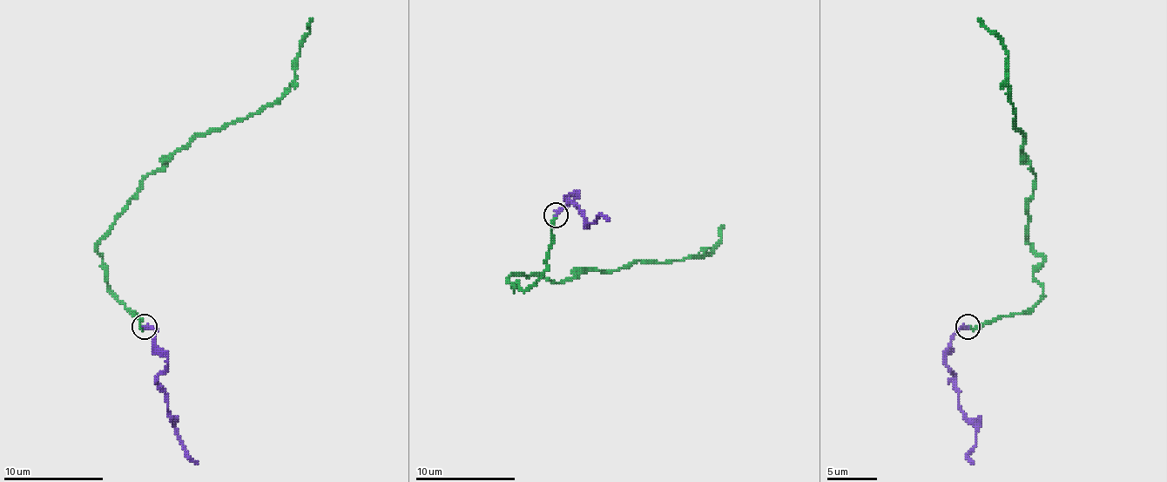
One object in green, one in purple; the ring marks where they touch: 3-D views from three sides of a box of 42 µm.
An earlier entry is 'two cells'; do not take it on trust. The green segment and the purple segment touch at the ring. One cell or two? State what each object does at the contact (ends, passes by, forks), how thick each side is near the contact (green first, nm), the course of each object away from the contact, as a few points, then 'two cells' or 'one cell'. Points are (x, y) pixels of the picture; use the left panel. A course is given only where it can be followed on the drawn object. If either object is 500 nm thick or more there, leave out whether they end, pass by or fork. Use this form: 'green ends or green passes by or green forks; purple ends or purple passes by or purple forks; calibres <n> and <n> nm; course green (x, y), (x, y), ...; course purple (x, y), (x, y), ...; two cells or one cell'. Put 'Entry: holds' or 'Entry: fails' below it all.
green ends; purple ends; calibres 200 and 300 nm; course green (145, 326), (110, 286), (100, 239), (178, 151), (282, 96), (312, 18); course purple (145, 326), (167, 358), (158, 386), (165, 393), (175, 433), (198, 464); one cell
Entry: fails

